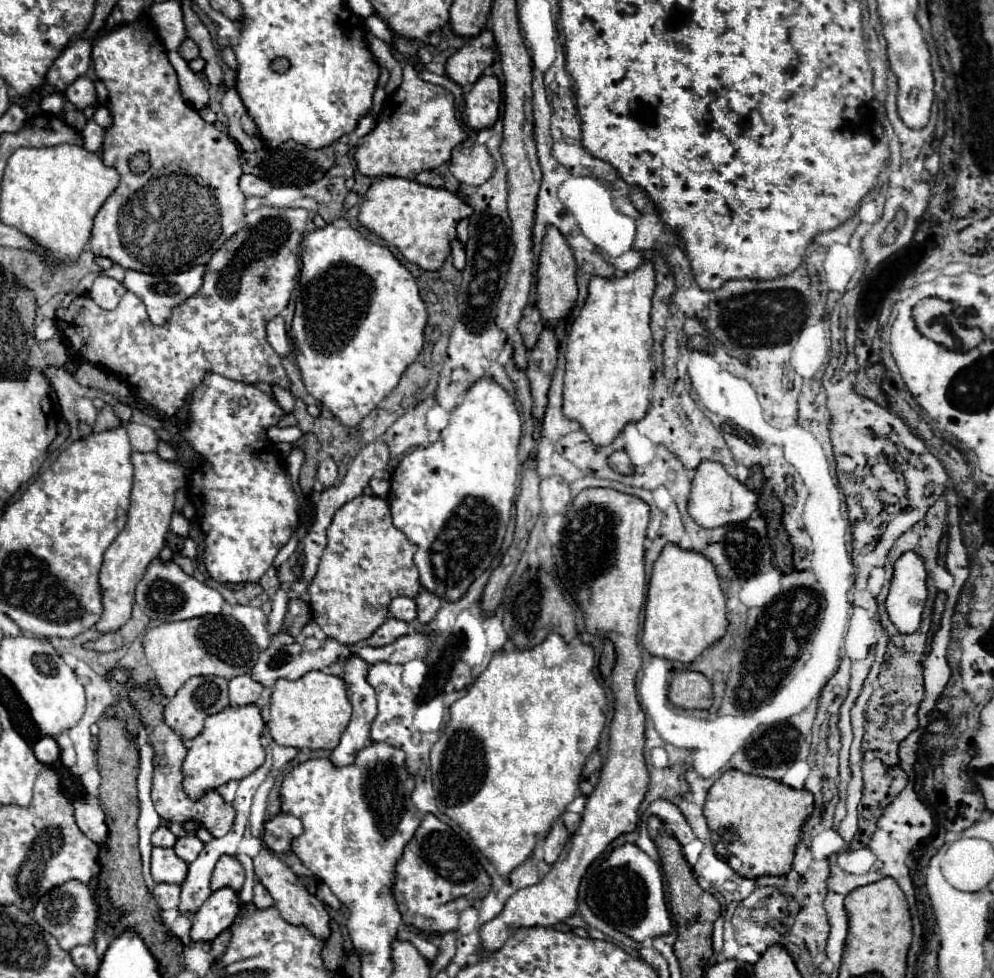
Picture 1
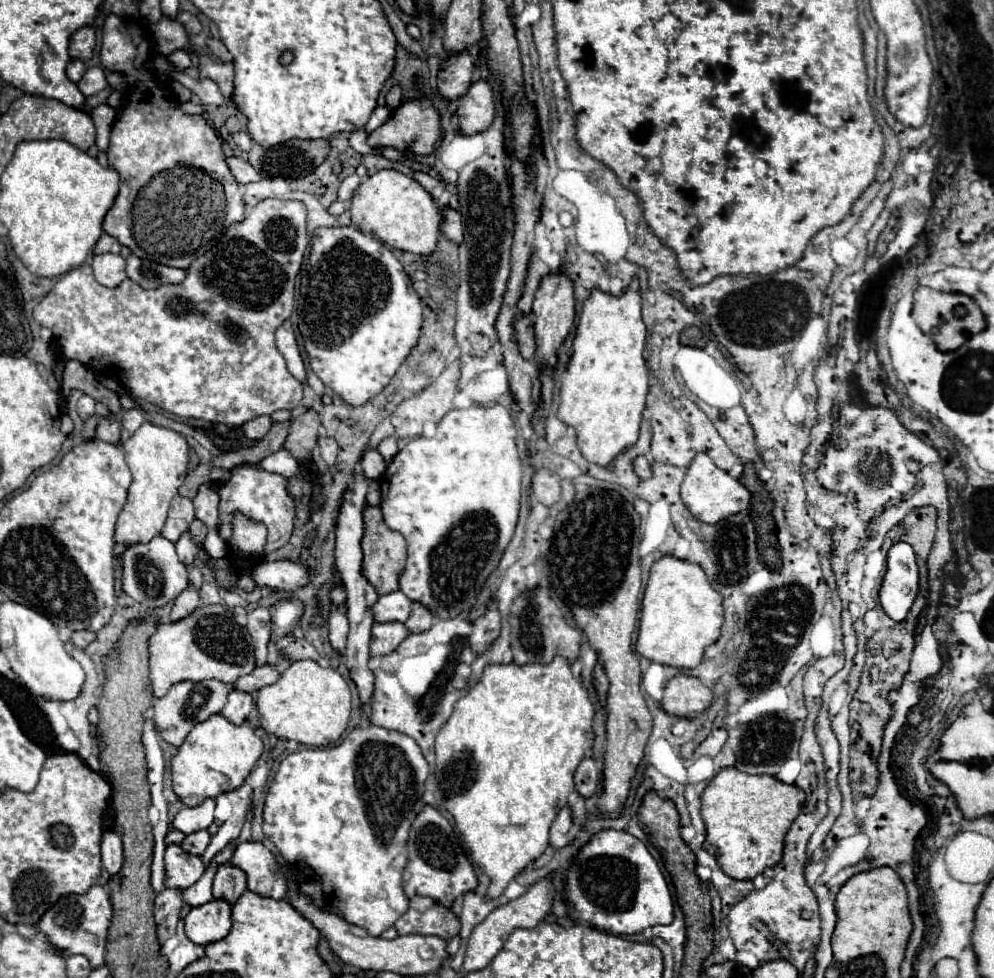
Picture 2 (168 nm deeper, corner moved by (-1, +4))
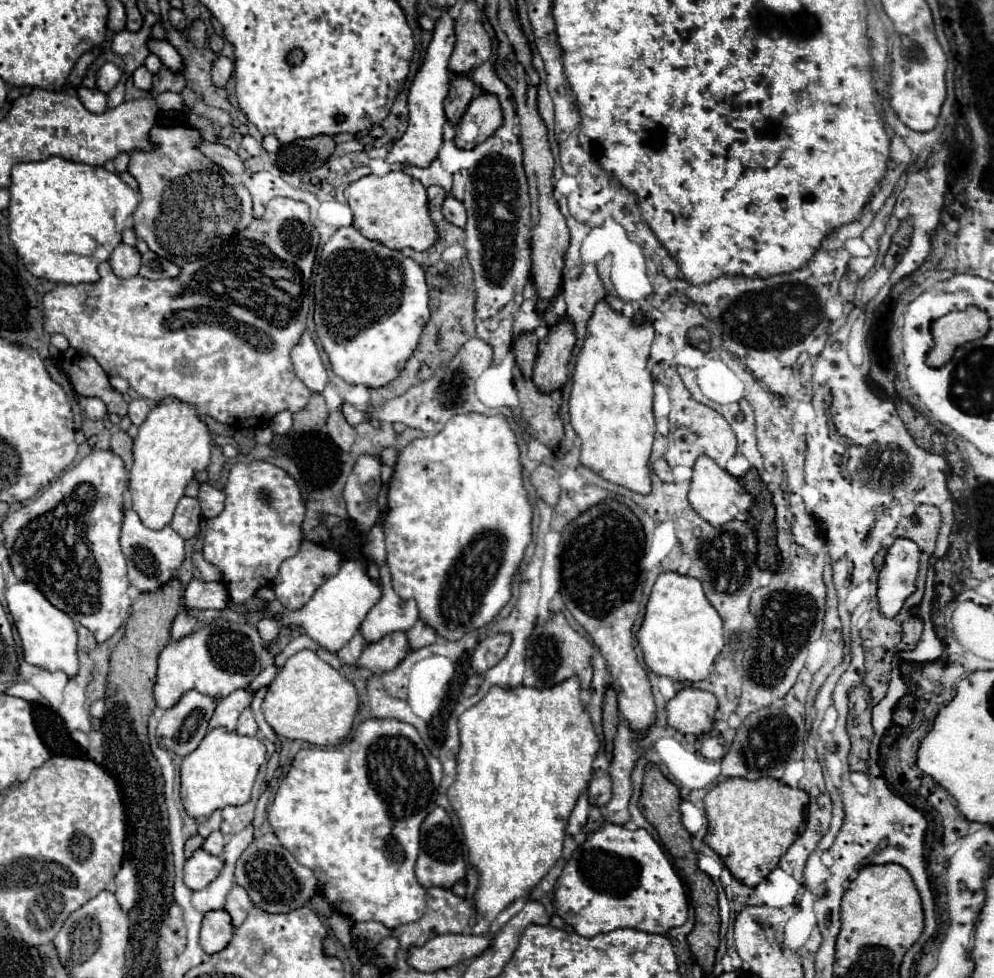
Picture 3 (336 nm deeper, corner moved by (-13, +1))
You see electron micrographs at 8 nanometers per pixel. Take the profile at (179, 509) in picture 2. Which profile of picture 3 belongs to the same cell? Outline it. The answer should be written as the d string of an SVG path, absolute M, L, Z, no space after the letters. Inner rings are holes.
M182 497L170 527L176 529L176 533L180 533L182 539L194 539L200 531L200 521L202 521L202 515L200 515L198 499Z

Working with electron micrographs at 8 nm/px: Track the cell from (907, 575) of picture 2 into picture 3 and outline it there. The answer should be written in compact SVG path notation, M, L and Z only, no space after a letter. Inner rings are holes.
M896 539L888 549L886 563L878 575L878 601L884 617L896 617L904 601L916 591L920 549L914 541Z

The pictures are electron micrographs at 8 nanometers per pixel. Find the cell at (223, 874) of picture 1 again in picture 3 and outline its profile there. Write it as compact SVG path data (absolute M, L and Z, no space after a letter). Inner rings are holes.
M234 885L226 897L226 907L224 907L230 913L234 927L238 927L246 919L250 907L252 907L252 901L250 901L246 889L240 885Z

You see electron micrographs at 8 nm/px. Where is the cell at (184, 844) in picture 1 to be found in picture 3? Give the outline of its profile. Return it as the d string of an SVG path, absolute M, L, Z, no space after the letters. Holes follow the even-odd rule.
M214 831L202 845L202 849L206 853L212 853L212 855L220 855L222 849L224 849L224 835L220 831Z

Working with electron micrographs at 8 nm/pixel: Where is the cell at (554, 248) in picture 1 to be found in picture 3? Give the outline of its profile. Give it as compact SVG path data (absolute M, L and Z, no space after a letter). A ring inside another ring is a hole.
M568 317L556 321L548 335L538 343L538 357L534 365L534 383L544 393L560 389L568 379L568 361L576 345L576 331Z

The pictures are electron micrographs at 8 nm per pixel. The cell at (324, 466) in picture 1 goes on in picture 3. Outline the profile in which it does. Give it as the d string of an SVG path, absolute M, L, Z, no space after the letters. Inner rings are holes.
M340 411L330 413L328 417L328 435L330 439L342 449L342 451L350 451L354 439L356 439L356 431L352 425L348 425L342 417Z

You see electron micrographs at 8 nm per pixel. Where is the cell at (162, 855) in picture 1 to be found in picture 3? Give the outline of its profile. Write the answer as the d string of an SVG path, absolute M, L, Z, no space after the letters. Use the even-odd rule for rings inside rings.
M196 849L184 863L184 883L192 891L200 891L210 885L222 869L222 859L214 857L202 849Z

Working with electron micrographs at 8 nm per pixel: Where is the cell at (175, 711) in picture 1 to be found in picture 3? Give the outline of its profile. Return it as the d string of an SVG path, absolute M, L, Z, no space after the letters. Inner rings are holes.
M198 691L184 693L174 707L164 711L158 723L156 735L160 745L176 755L192 753L208 733L208 721L216 705L216 699Z

